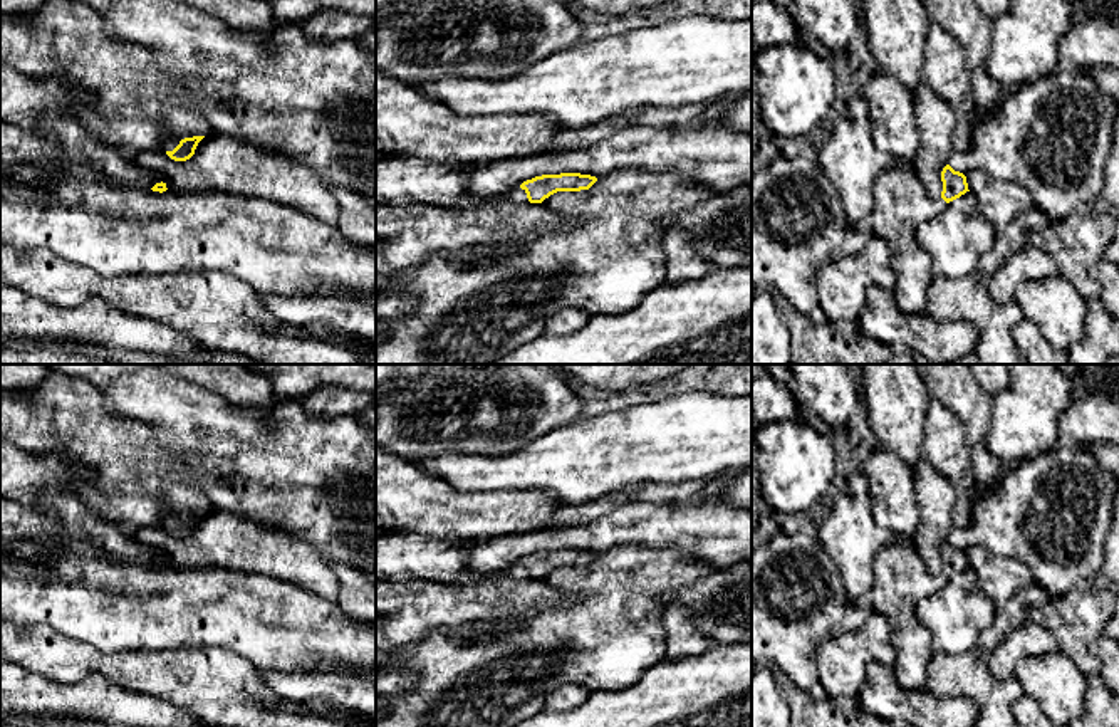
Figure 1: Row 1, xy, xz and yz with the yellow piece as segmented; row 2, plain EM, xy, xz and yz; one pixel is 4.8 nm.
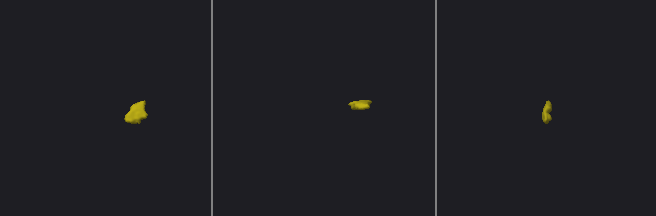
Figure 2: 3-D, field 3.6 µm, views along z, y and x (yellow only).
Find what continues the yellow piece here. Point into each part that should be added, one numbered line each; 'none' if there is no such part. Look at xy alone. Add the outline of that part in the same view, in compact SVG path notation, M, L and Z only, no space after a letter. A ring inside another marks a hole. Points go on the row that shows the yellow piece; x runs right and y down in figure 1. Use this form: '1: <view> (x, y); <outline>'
1: xy (180, 123); M166 106L161 119L168 136L163 148L164 151L173 151L185 138L208 136L213 133L206 118L198 111Z

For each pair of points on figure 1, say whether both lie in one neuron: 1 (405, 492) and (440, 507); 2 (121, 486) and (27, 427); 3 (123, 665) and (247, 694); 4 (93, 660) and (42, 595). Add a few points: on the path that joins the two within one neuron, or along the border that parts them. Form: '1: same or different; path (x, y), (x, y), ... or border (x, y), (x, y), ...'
1: same; path (413, 501), (431, 507)
2: same; path (103, 460), (69, 427), (52, 427)
3: same; path (153, 674), (180, 675), (217, 687)
4: different; border (42, 623), (104, 652), (116, 652)

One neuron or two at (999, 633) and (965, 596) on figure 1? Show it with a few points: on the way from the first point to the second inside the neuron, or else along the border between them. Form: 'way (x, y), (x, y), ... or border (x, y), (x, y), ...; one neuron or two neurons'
border (997, 606), (978, 640), (963, 652); two neurons

